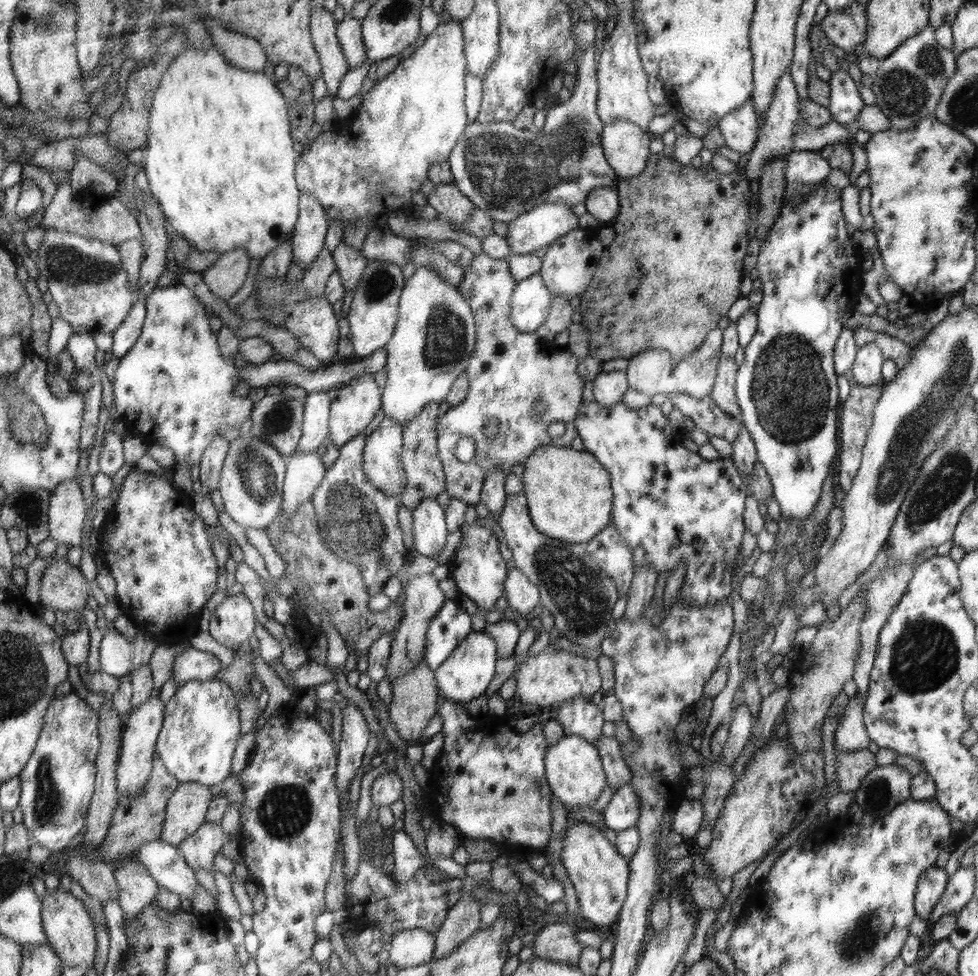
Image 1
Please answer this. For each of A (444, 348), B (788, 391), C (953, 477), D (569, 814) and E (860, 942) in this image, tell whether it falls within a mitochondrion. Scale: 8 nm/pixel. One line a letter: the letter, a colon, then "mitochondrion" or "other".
A: mitochondrion
B: mitochondrion
C: mitochondrion
D: other
E: mitochondrion

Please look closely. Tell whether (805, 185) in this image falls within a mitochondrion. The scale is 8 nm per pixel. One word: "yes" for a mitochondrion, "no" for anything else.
yes

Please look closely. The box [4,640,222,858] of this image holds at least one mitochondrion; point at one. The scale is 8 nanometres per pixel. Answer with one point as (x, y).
(48, 800)

